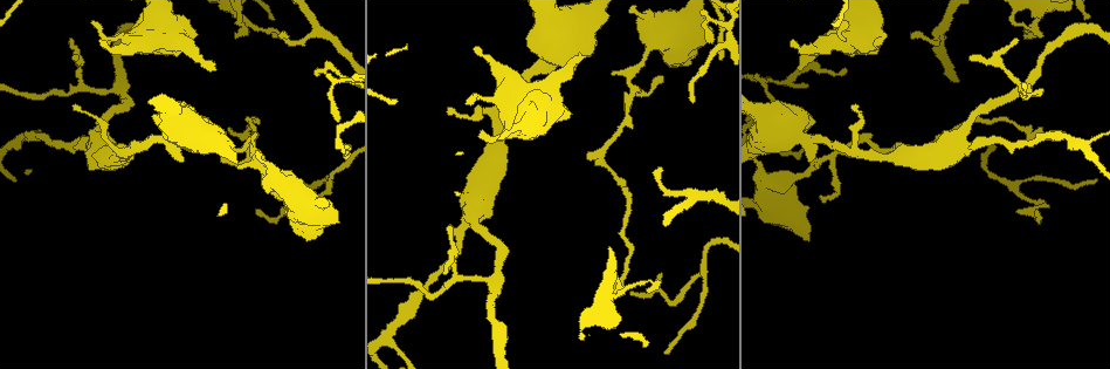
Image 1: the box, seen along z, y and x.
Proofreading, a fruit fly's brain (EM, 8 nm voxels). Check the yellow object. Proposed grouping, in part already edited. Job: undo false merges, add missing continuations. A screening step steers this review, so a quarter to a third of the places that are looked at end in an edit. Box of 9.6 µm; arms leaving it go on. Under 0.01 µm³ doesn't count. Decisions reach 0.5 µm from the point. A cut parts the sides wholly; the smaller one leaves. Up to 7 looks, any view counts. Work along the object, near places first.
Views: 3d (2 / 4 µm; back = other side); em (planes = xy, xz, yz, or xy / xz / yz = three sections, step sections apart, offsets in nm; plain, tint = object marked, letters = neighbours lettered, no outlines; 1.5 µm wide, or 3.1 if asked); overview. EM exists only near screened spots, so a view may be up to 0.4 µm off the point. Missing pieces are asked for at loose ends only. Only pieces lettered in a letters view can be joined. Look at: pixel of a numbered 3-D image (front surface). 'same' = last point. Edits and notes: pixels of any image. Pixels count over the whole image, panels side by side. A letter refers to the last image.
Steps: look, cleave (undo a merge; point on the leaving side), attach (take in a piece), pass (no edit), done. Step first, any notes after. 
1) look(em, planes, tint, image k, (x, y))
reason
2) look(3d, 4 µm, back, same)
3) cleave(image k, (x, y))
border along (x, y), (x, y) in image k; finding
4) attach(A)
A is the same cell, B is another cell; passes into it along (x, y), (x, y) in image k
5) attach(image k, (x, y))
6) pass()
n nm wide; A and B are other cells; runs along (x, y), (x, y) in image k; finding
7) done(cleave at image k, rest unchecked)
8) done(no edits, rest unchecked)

look(em, planes, plain, image 1, (93, 23))
tapers out

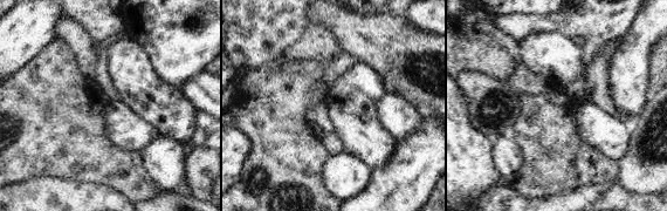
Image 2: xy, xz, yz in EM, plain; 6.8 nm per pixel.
look(em, planes, letters, same)

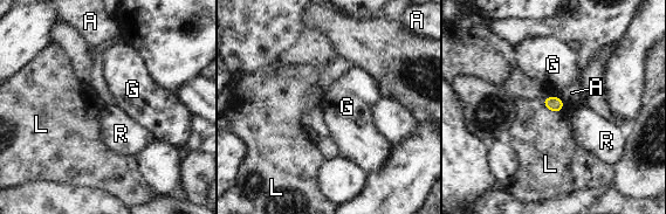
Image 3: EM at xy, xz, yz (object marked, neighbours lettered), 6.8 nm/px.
pass()
A, G, L and R are other cells; border along (542, 102), (548, 109), (560, 112) in image 3; no lettered piece goes on from it

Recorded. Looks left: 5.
look(3d, 2 µm, image 1, (691, 194))
sharp bend

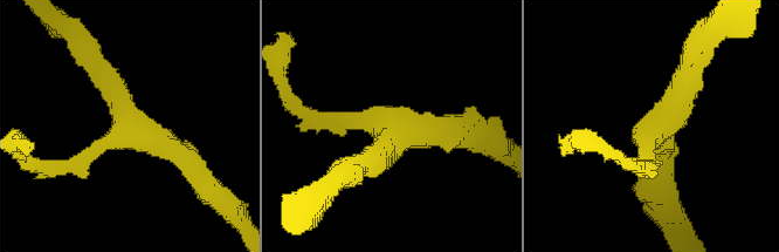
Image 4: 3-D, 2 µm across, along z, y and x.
look(em, planes, letters, image 4, (396, 123))
3 arms

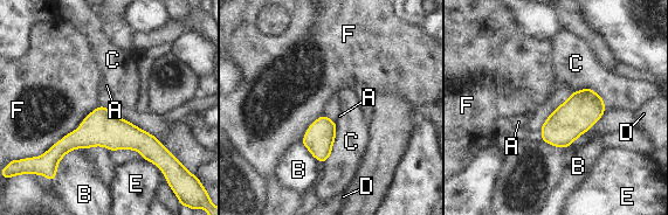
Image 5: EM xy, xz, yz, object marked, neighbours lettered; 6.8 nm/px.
pass()
260 nm wide; A, B, C, D, E and F are other cells; border along (100, 105), (46, 152), (32, 158) in image 5; one neuron here

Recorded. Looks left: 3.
look(em, yz, step 4, tint, image 1, (315, 236))
branch stops here

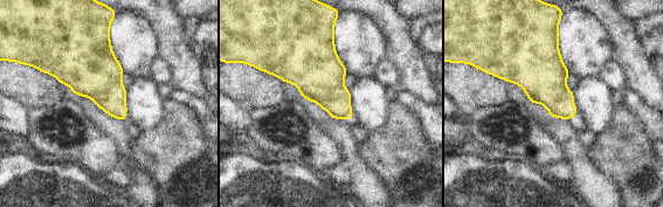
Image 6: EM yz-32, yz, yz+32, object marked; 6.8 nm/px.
look(em, planes, letters, same)

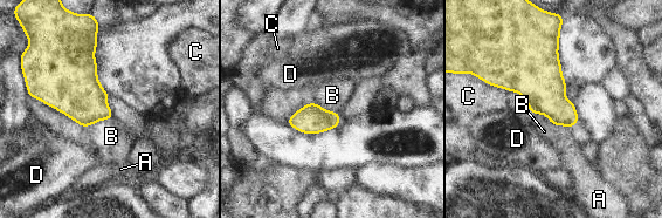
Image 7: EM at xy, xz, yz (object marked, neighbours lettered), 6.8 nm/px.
pass()
A, B, C and D are other cells; border along (316, 102), (326, 110), (338, 114) in image 7; no lettered piece goes on from it

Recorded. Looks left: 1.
done(no edits, rest unchecked)

